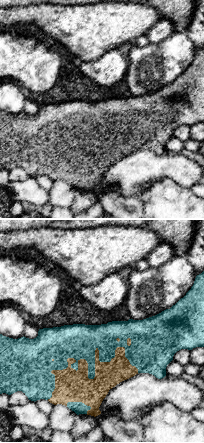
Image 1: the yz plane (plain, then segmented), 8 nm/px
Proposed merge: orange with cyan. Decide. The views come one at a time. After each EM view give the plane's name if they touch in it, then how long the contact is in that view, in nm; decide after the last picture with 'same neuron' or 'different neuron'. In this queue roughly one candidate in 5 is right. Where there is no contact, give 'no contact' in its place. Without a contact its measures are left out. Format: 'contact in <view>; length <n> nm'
contact in yz; length 750 nm

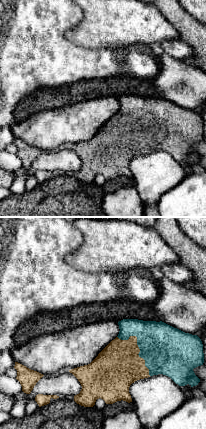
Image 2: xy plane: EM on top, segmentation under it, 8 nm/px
contact in xy; length 420 nm

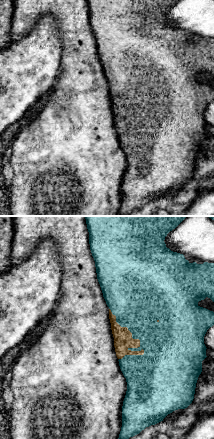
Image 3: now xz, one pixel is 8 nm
contact in xz; length 460 nm

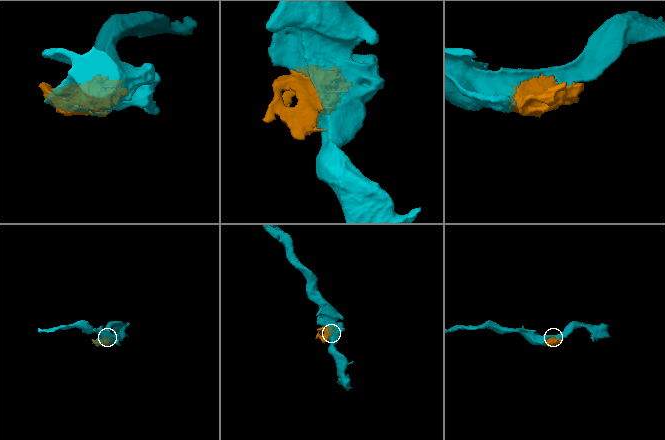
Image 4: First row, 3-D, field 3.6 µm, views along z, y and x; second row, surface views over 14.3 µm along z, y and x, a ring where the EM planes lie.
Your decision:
same neuron

